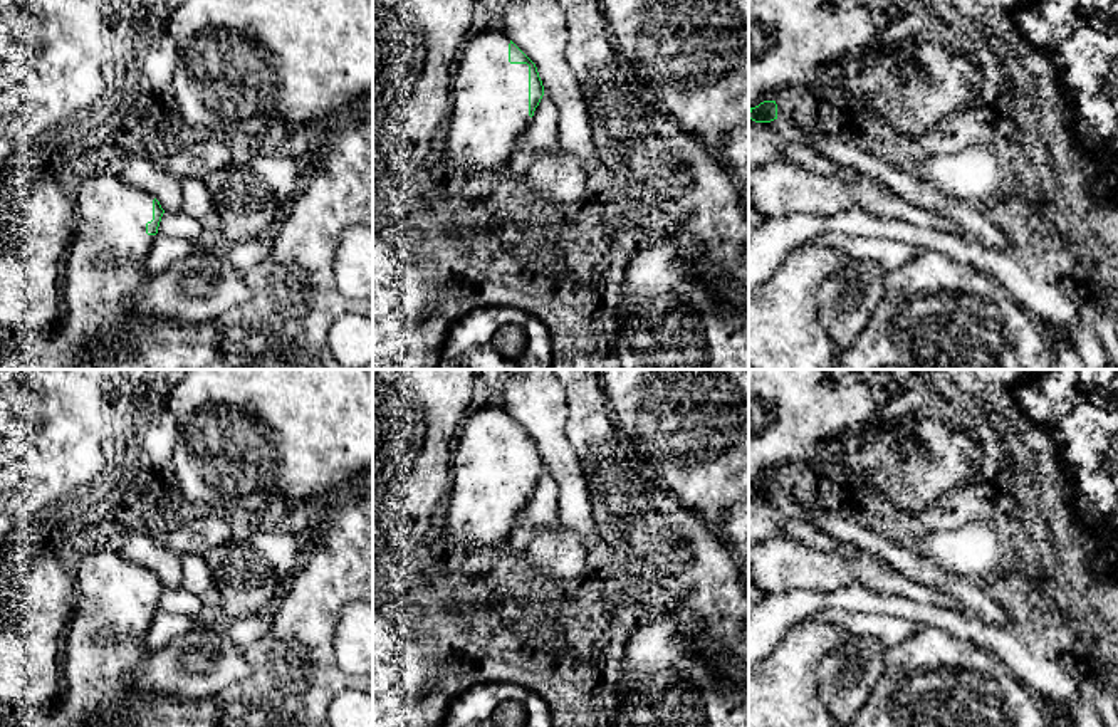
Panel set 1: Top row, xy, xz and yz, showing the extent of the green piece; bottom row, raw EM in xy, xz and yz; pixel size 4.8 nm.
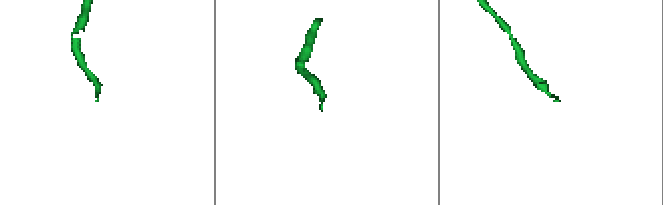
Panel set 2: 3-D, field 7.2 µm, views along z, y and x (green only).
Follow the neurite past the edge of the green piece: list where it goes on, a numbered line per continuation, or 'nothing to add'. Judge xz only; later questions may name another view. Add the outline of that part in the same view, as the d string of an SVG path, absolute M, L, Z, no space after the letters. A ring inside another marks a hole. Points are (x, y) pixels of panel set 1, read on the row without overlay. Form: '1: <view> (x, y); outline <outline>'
1: xz (489, 491); outline M485 406L467 416L452 452L452 489L445 526L450 541L465 549L500 549L530 499L529 442L509 438L510 415Z

